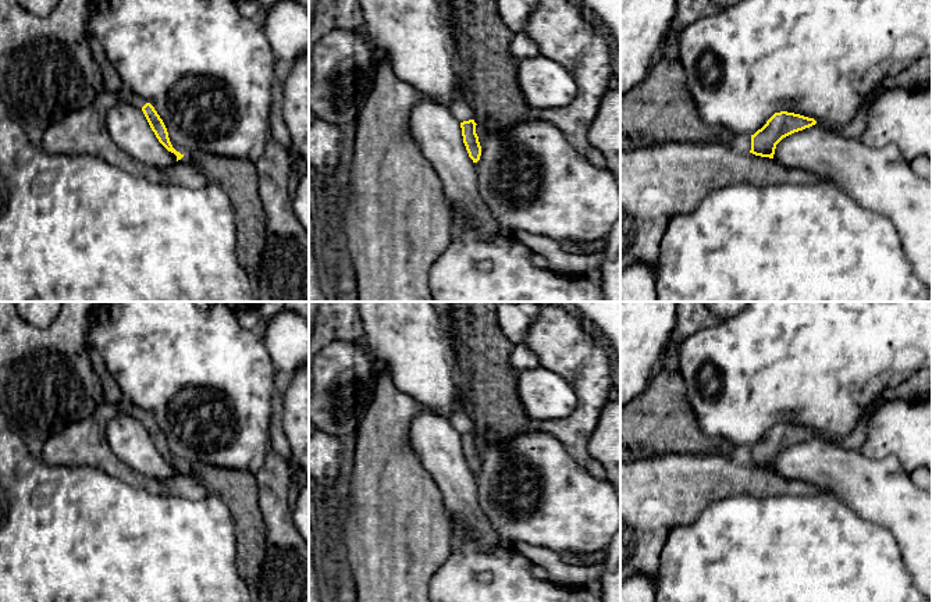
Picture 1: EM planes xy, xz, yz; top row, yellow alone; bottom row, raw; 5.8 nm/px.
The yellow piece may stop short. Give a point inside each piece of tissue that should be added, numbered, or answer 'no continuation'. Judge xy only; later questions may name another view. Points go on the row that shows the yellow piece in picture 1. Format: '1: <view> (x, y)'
1: xy (127, 96)

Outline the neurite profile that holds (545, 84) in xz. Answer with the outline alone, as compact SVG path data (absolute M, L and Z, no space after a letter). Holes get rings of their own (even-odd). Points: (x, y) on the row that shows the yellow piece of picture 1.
M540 54L520 60L517 79L534 113L569 104L577 93L577 85L569 71Z

